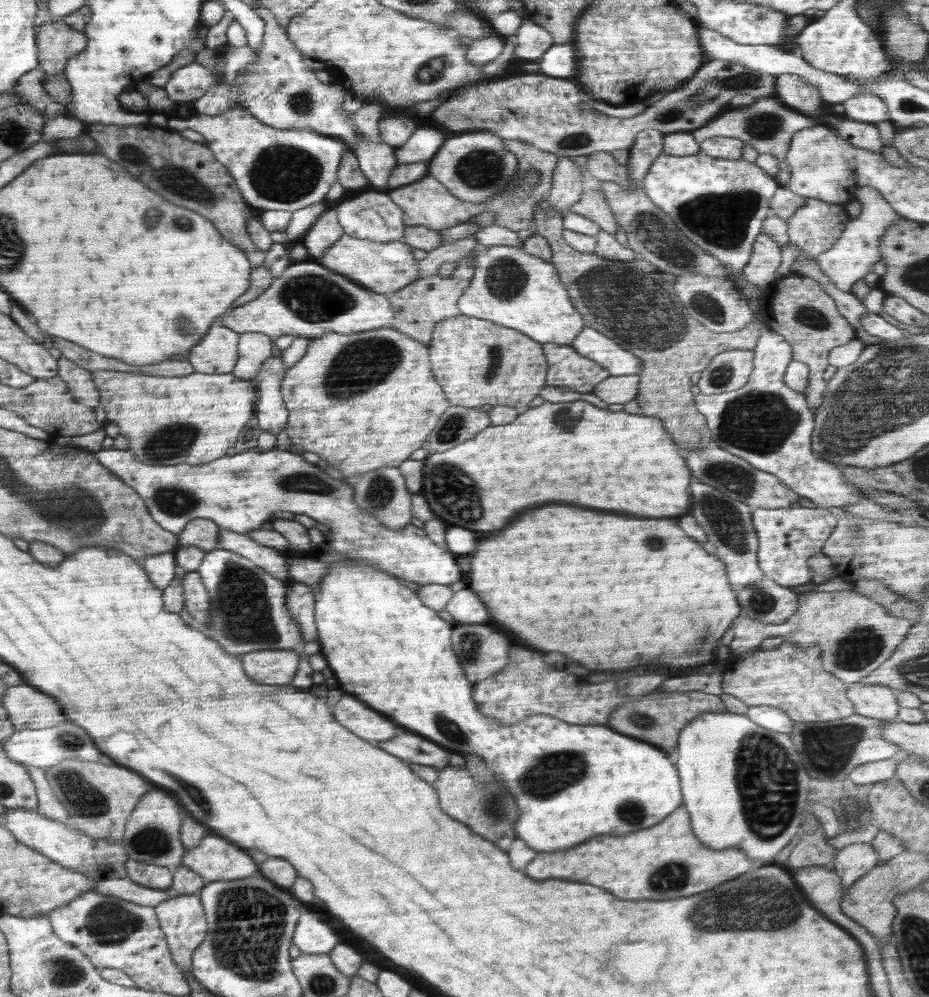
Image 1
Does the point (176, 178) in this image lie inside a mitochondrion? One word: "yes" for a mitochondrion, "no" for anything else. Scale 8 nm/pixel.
yes

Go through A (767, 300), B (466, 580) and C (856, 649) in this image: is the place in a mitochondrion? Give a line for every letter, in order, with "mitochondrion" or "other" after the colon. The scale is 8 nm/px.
A: other
B: other
C: mitochondrion

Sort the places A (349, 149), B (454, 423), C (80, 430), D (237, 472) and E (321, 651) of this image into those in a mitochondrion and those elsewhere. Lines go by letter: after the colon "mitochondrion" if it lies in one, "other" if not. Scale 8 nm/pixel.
A: other
B: mitochondrion
C: other
D: mitochondrion
E: other

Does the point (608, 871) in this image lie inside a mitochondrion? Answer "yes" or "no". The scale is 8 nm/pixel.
no

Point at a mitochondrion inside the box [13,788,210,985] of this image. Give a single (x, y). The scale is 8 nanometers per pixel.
(107, 922)

